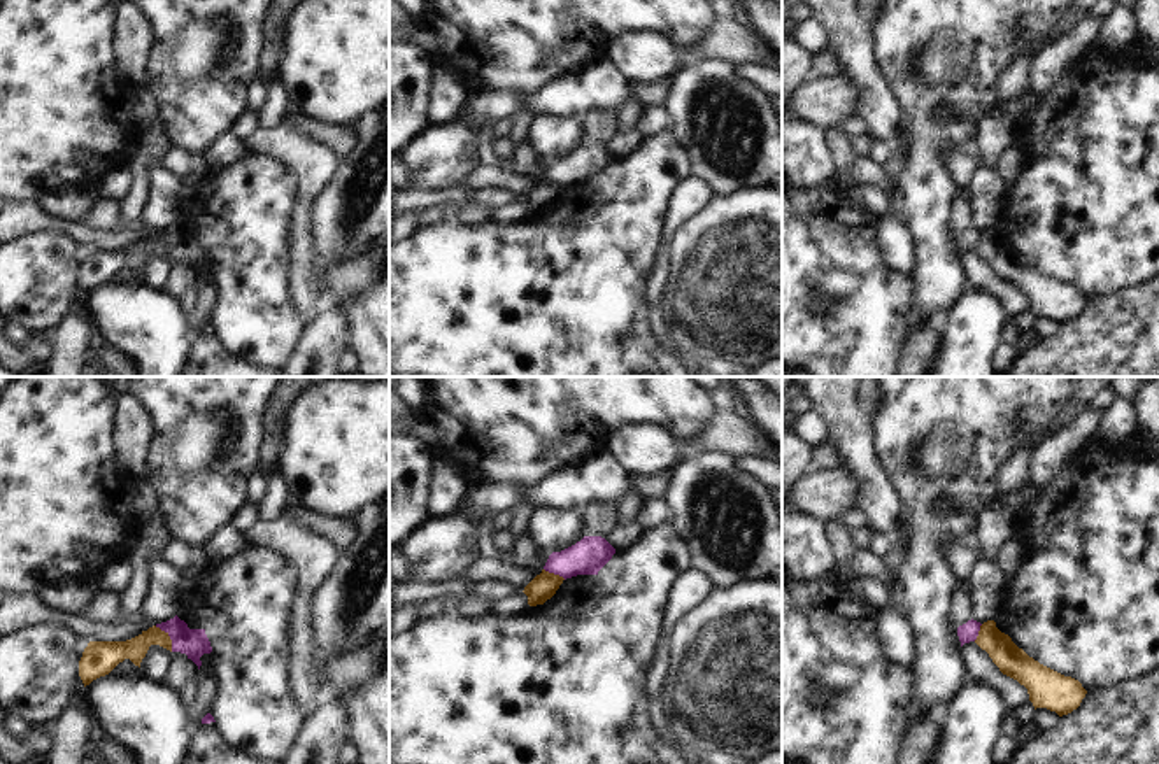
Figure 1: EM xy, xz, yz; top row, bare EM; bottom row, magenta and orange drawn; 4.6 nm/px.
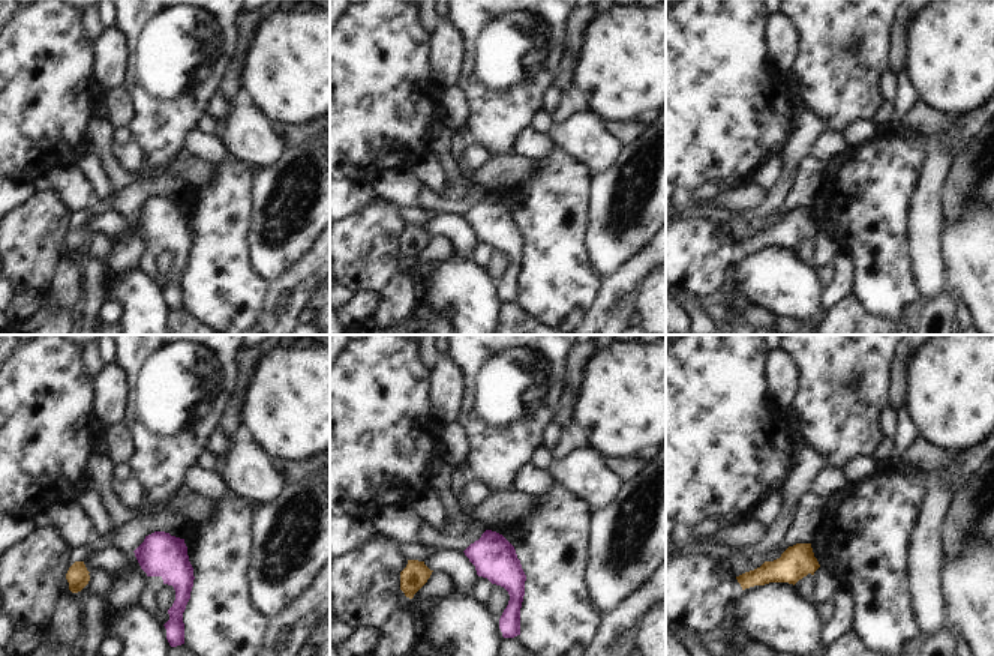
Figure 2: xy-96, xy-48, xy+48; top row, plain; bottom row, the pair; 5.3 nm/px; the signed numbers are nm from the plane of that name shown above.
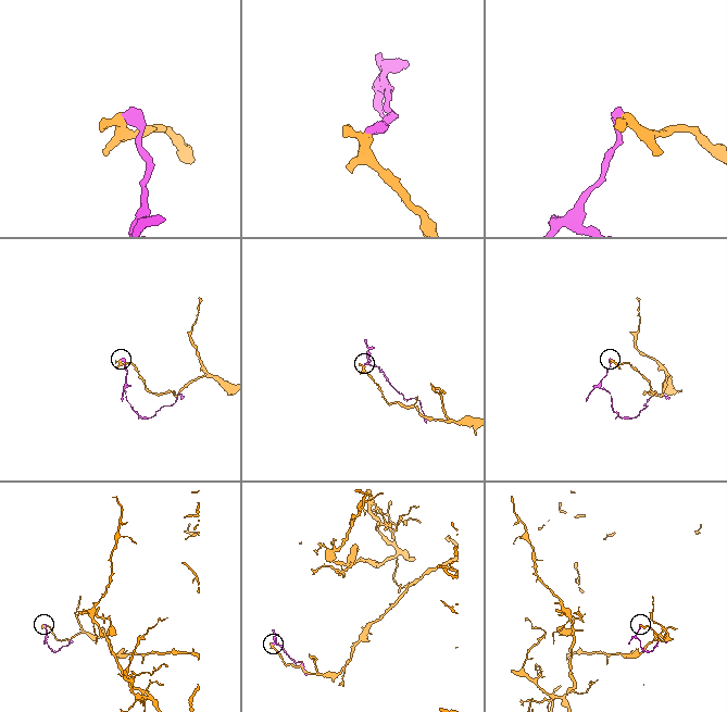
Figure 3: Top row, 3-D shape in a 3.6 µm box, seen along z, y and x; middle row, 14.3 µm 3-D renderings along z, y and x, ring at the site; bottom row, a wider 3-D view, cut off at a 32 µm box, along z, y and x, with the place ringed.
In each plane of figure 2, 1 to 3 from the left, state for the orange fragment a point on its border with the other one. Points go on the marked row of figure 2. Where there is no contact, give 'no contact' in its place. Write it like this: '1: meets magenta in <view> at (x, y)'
1: no contact
2: no contact
3: no contact

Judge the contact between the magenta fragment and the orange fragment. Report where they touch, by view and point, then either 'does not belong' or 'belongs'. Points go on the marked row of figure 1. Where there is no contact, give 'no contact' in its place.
contact xy (169, 635); does not belong

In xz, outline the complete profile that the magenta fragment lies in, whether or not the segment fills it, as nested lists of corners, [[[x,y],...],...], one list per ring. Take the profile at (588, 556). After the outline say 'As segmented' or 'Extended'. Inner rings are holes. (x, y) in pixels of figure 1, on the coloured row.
[[[584,536],[575,545],[552,552],[544,569],[565,580],[577,575],[598,575],[614,554],[615,548],[605,538]]]. As segmented.

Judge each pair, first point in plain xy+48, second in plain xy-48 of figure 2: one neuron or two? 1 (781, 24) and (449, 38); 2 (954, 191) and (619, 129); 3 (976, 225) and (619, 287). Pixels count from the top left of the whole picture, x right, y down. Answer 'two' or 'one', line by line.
1: one
2: two
3: two

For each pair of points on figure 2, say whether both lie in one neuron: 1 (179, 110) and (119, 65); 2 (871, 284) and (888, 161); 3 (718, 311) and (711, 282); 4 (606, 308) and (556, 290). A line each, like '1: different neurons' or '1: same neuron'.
1: different neurons
2: same neuron
3: different neurons
4: different neurons

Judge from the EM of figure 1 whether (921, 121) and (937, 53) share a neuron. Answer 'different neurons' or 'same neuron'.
same neuron

